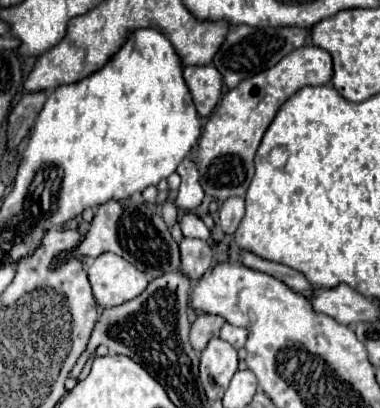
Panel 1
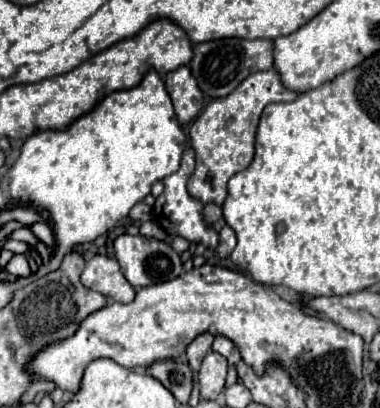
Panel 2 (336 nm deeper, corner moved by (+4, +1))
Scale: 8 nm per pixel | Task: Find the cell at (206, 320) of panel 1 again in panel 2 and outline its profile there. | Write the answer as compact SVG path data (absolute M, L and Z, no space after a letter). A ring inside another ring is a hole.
M204 332L204 334L196 336L196 338L190 342L190 346L188 346L186 354L188 354L188 360L190 360L190 368L192 368L194 372L198 372L198 370L200 370L202 358L210 352L212 340L214 340L214 336L212 336L212 334L208 334L208 332Z

